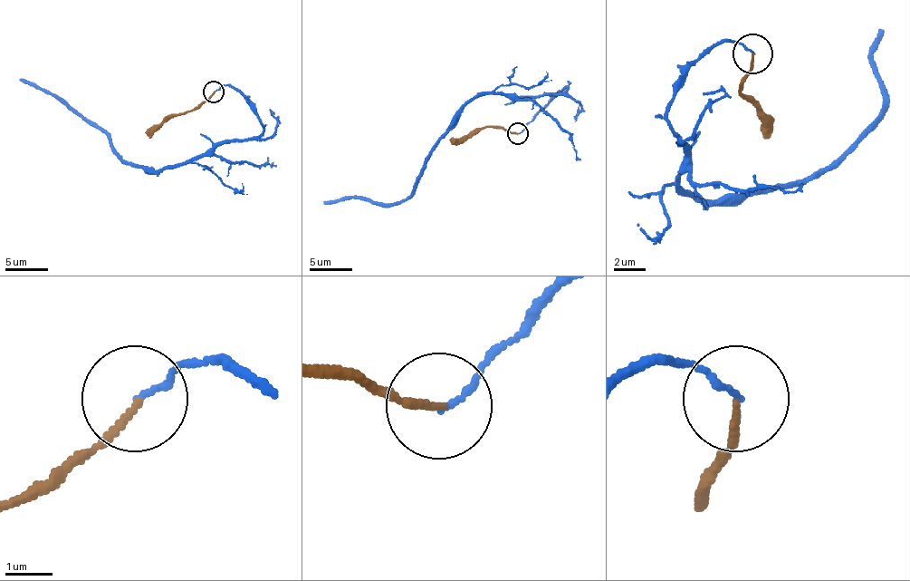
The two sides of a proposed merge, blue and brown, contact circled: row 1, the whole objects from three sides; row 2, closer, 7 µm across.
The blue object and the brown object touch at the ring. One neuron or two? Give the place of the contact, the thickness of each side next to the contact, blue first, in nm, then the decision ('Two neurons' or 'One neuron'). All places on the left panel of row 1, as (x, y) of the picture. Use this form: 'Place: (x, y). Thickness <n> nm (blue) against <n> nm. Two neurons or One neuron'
Place: (213, 91). Thickness 130 nm (blue) against 140 nm. Two neurons

